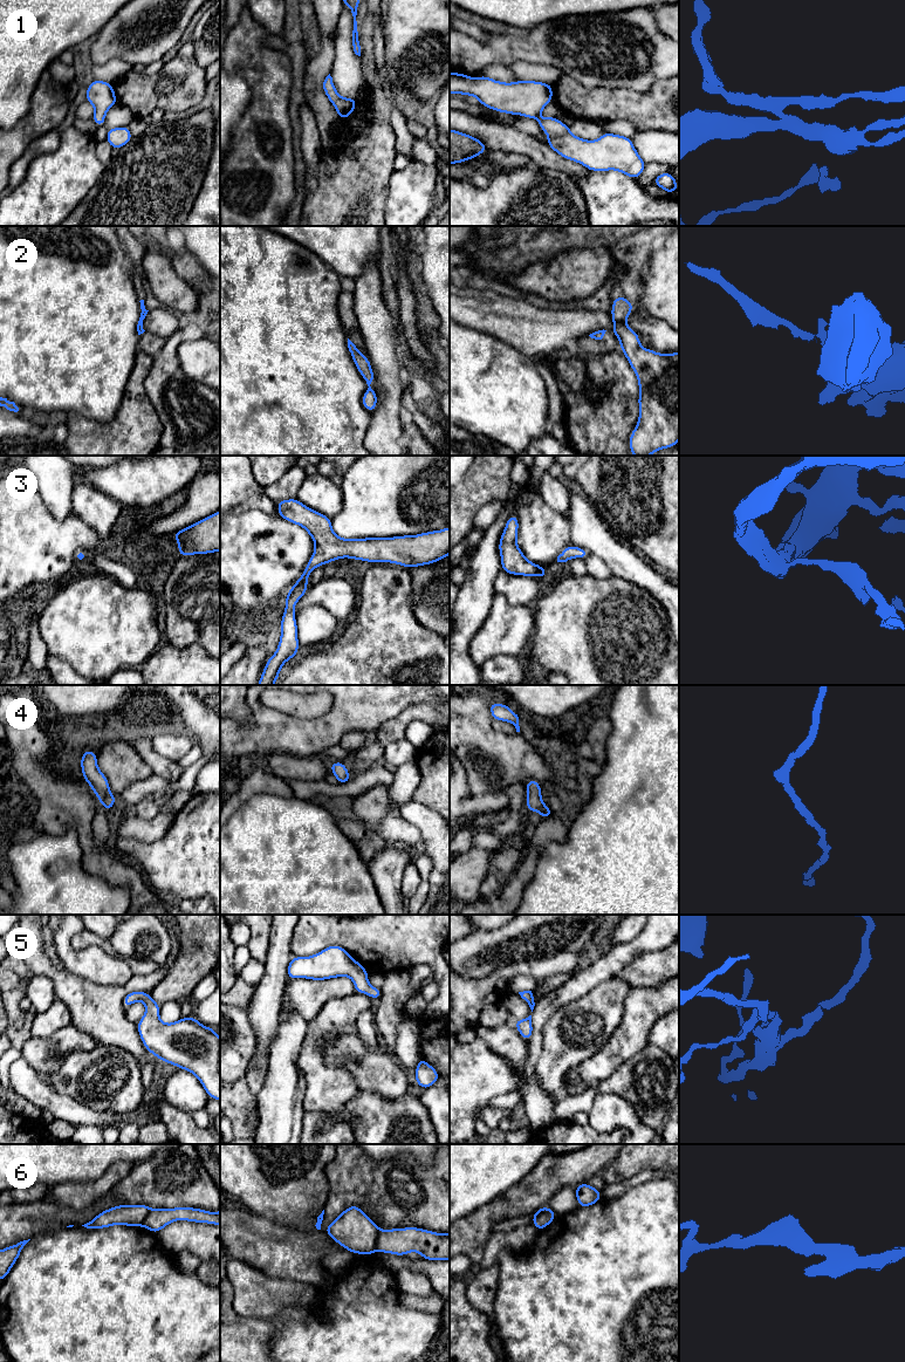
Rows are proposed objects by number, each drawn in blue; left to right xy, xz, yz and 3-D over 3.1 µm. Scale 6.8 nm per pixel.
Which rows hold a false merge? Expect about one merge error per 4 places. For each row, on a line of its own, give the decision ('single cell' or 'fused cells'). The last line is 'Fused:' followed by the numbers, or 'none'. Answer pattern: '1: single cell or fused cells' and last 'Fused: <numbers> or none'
1: single cell
2: fused cells
3: single cell
4: single cell
5: single cell
6: fused cells
Fused: 2, 6

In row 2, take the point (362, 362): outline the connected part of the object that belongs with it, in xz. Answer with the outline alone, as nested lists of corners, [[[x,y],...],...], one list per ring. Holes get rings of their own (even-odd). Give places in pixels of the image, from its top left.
[[[348,338],[348,348],[349,348],[350,355],[354,360],[354,363],[355,363],[357,370],[359,371],[359,374],[362,375],[364,381],[366,382],[368,386],[370,389],[372,389],[370,386],[370,384],[372,382],[376,382],[376,379],[375,379],[373,371],[371,369],[371,364],[370,364],[369,358],[366,356],[364,356],[361,353],[361,350],[349,338]]]

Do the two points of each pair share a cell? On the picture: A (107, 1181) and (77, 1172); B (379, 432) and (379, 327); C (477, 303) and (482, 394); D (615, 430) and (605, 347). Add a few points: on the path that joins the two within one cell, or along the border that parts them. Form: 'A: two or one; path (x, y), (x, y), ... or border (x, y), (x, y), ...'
A: two; border (120, 1162), (114, 1162), (95, 1179), (70, 1182)
B: one; path (389, 406), (390, 383), (381, 353)
C: two; border (461, 324), (489, 333), (505, 342)
D: two; border (618, 348), (592, 355)

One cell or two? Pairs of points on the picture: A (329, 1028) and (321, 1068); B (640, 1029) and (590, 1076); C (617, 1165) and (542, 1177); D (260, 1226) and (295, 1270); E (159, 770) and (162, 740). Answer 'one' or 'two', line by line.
A: one
B: one
C: two
D: one
E: two

